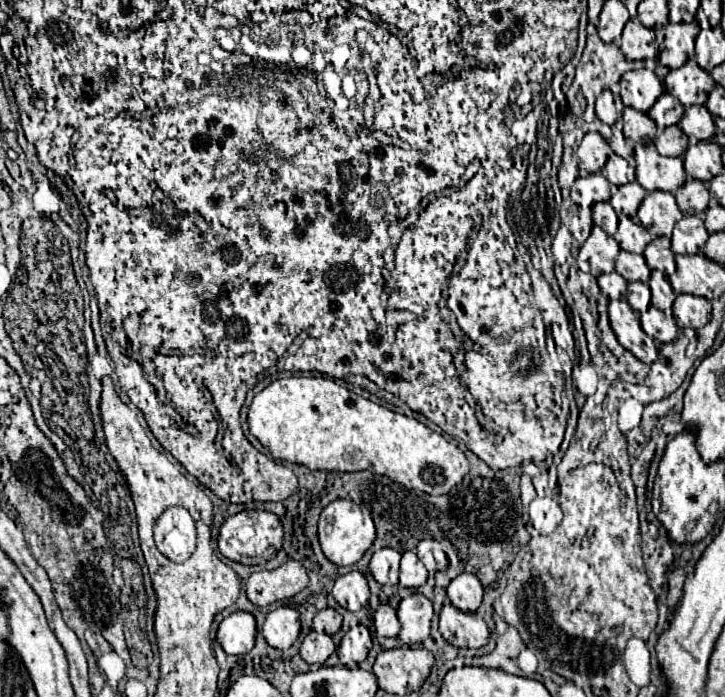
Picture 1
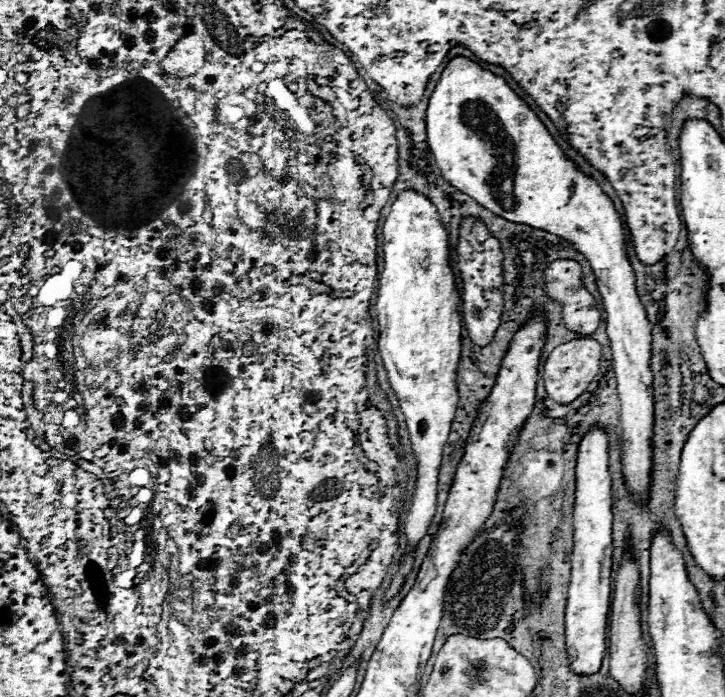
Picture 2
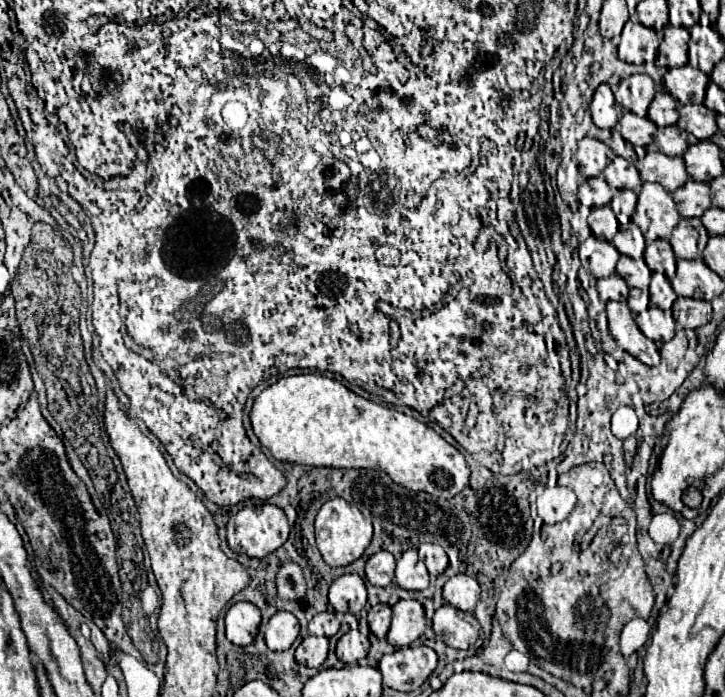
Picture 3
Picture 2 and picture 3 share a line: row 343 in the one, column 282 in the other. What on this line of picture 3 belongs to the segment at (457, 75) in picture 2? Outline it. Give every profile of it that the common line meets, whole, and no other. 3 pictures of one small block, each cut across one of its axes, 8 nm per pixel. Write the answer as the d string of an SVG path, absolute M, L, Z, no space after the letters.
M276 612L266 624L264 636L270 650L288 650L300 632L298 620L292 612Z

